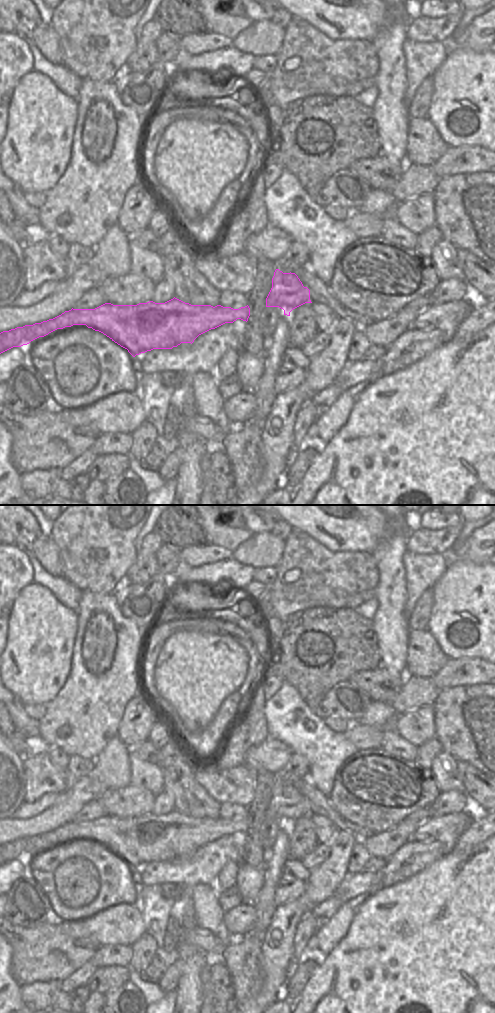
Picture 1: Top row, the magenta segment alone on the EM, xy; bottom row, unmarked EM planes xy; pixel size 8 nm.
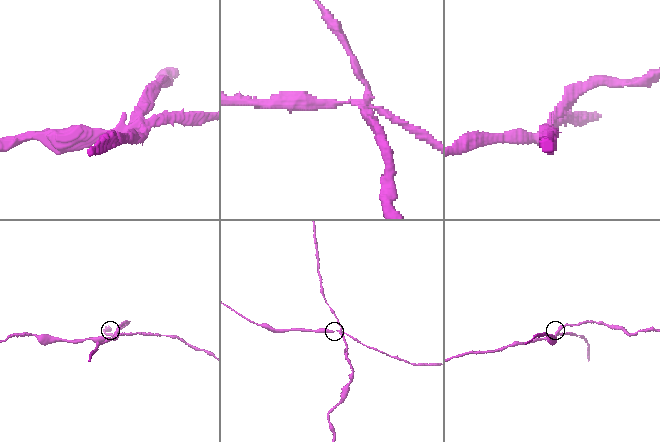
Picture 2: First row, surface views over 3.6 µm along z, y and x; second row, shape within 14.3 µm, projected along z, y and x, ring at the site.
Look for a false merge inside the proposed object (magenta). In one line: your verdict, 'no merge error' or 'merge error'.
merge error

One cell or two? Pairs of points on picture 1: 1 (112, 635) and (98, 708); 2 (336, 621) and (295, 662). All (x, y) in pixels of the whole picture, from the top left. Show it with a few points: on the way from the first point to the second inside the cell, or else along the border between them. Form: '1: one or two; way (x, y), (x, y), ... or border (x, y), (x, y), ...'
1: one; way (108, 653), (106, 665), (101, 671), (98, 690)
2: one; way (320, 627), (304, 628), (294, 641), (294, 646)

